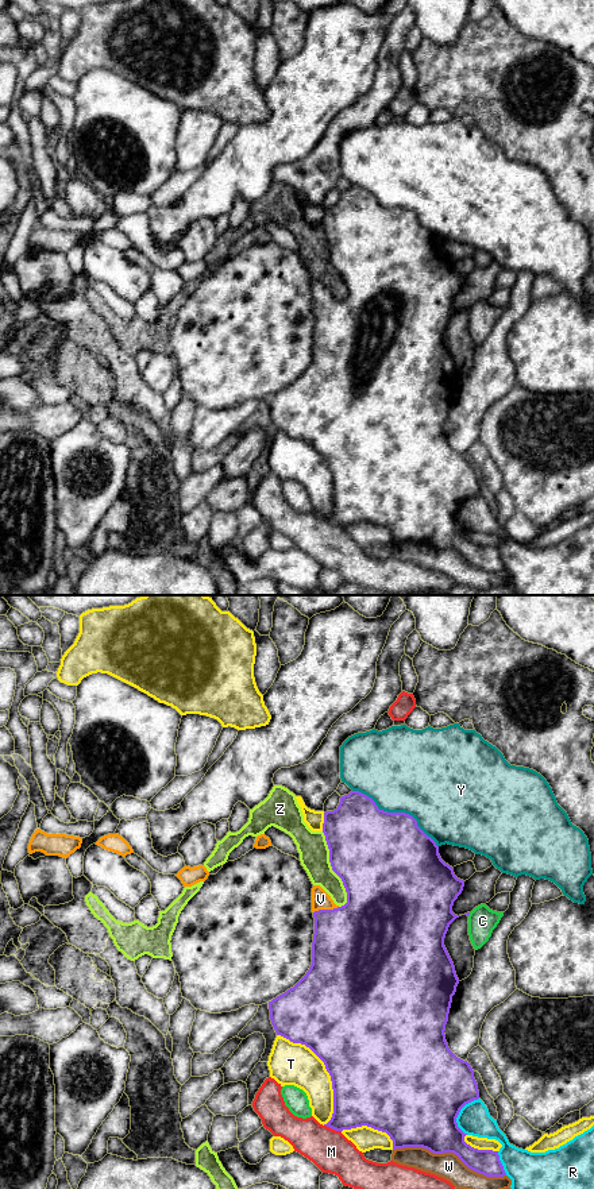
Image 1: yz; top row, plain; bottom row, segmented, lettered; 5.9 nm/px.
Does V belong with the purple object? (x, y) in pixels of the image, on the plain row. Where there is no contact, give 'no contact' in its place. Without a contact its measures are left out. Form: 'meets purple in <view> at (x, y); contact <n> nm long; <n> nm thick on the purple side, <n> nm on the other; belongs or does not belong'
meets purple in yz at (326, 305); contact 160 nm long; 460 nm thick on the purple side, 110 nm on the other; belongs

